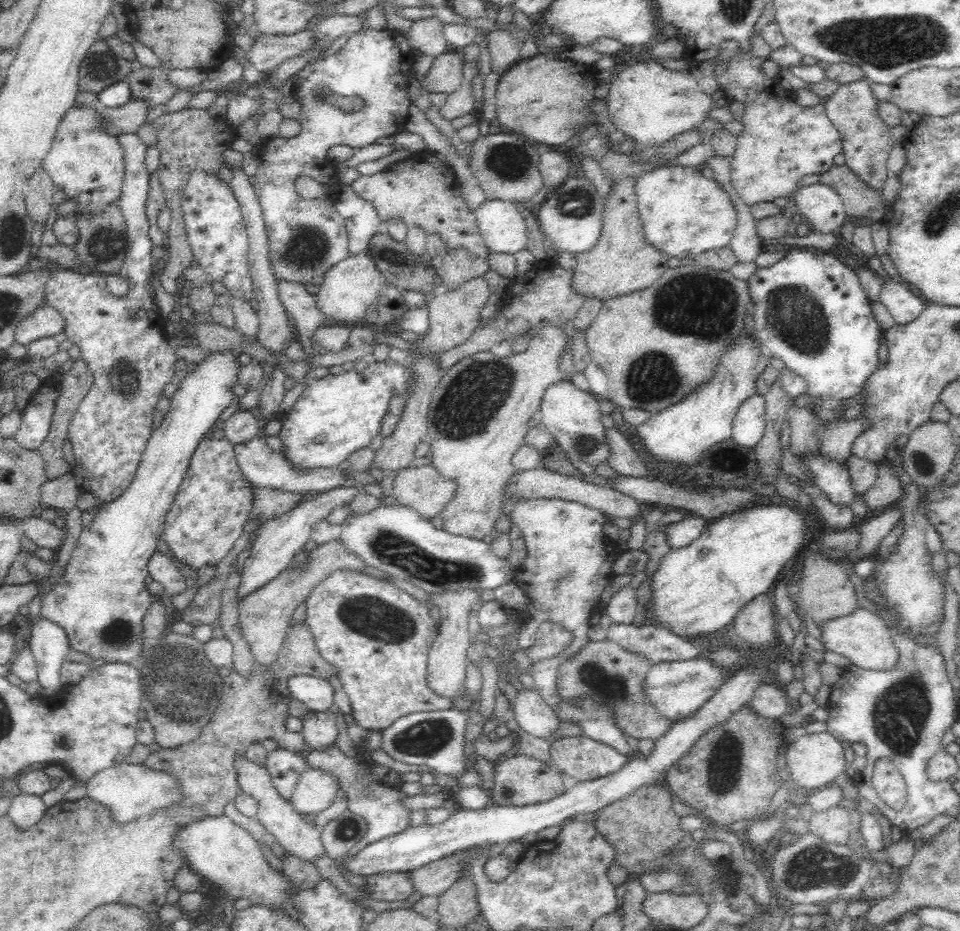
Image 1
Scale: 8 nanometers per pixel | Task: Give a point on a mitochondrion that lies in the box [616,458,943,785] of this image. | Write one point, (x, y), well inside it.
(900, 713)

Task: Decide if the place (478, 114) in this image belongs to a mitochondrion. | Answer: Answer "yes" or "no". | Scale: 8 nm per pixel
no

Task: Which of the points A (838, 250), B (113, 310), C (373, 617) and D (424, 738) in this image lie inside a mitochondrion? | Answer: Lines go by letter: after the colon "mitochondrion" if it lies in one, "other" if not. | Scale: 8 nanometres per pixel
A: other
B: other
C: mitochondrion
D: mitochondrion

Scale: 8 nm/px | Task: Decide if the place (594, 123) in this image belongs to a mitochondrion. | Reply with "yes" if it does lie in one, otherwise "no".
no

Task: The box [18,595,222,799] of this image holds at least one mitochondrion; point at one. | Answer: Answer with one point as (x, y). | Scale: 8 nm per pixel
(182, 694)

